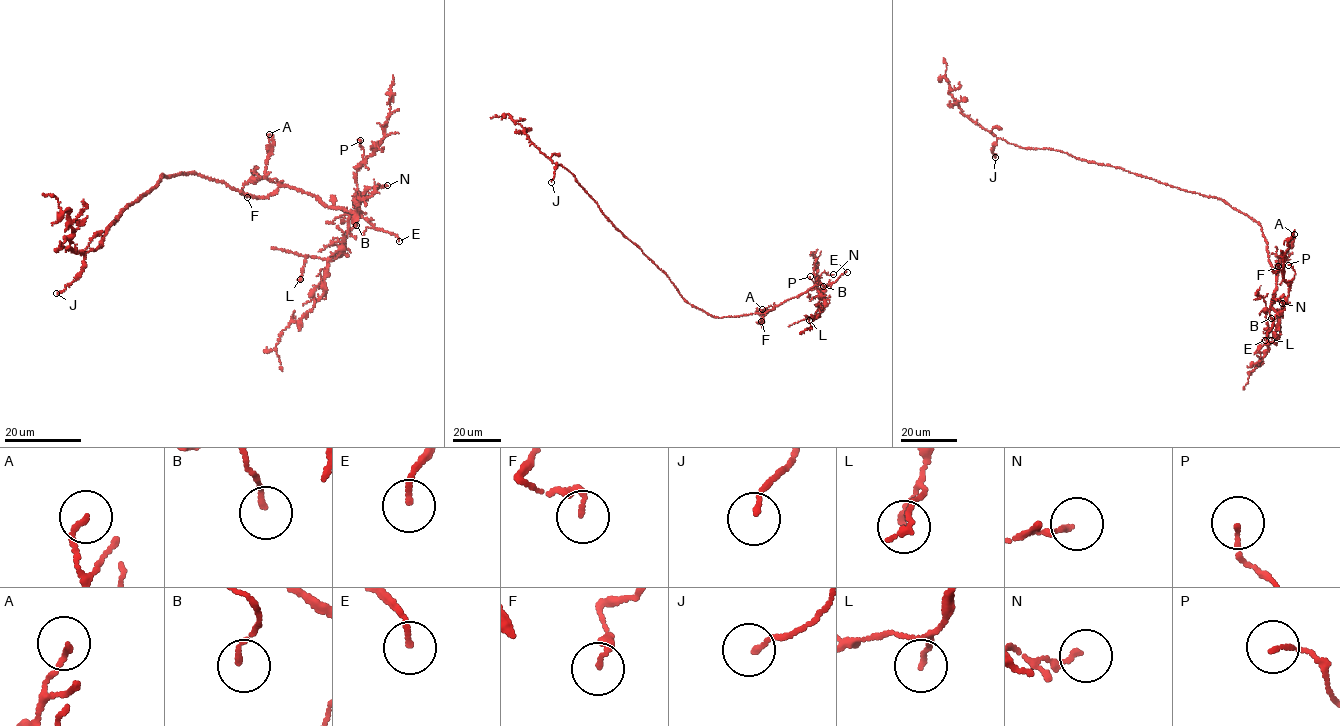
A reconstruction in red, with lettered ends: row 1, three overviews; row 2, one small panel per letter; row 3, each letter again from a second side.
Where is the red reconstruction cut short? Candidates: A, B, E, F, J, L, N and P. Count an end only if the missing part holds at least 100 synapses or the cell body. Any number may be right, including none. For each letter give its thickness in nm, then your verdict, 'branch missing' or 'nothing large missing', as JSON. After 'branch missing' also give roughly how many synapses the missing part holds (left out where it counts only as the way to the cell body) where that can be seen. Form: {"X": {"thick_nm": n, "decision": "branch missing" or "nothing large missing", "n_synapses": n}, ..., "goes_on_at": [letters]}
{"A": {"thick_nm": 140, "decision": "nothing large missing"}, "B": {"thick_nm": 120, "decision": "nothing large missing"}, "E": {"thick_nm": 140, "decision": "branch missing"}, "F": {"thick_nm": 160, "decision": "nothing large missing"}, "J": {"thick_nm": 120, "decision": "nothing large missing"}, "L": {"thick_nm": 110, "decision": "nothing large missing"}, "N": {"thick_nm": 160, "decision": "nothing large missing"}, "P": {"thick_nm": 110, "decision": "nothing large missing"}, "goes_on_at": ["E"]}

